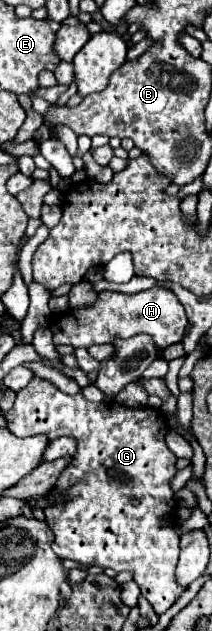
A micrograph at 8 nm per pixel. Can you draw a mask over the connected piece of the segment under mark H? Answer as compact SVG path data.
M152 287L146 291L138 291L132 295L126 293L112 293L104 291L98 295L98 301L86 309L68 309L58 319L50 323L54 333L54 345L72 345L72 347L90 347L100 343L112 343L116 337L128 339L138 333L148 333L154 343L164 349L168 345L180 343L186 333L186 313L184 307L178 303L176 295L168 289Z

